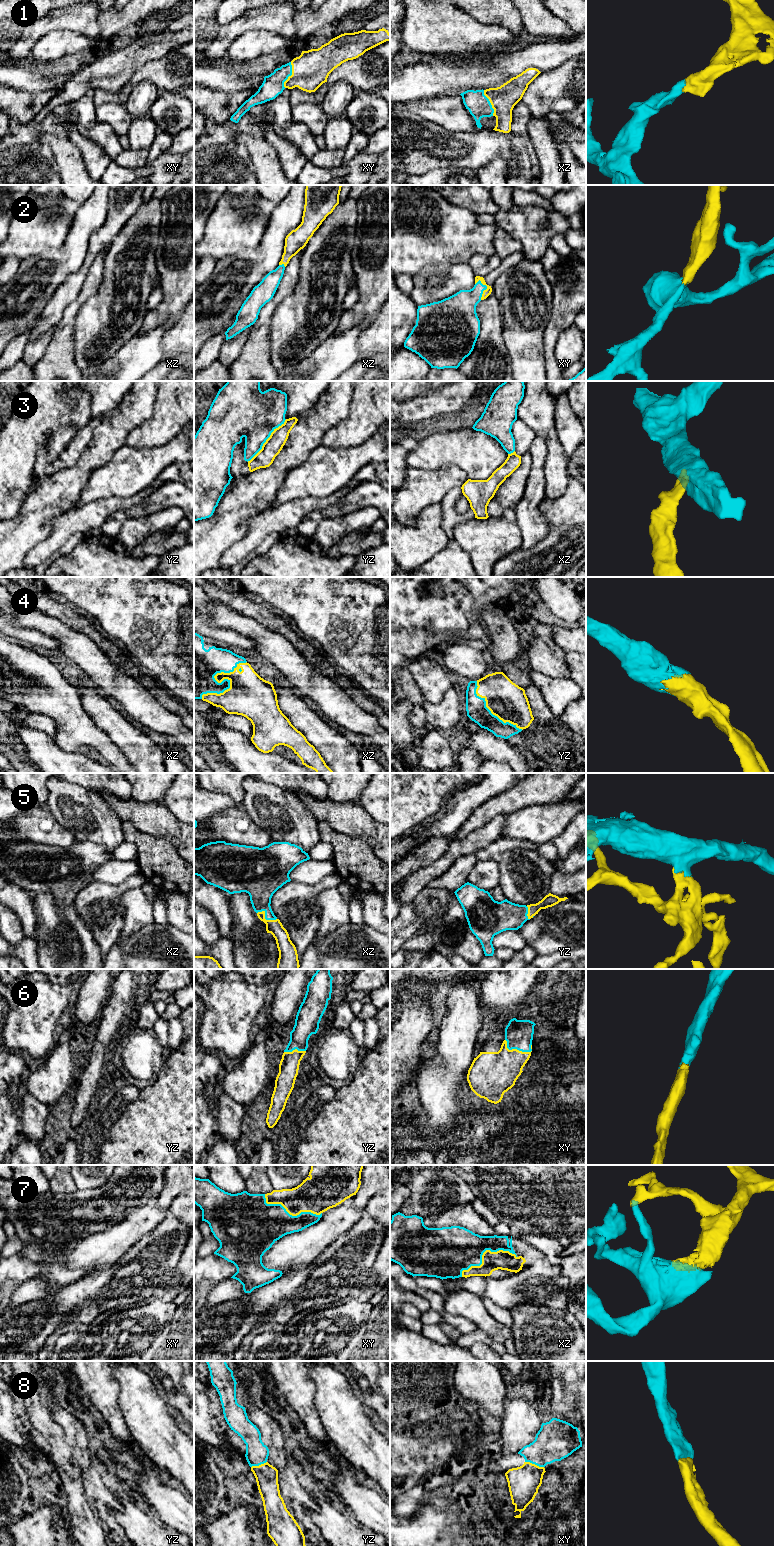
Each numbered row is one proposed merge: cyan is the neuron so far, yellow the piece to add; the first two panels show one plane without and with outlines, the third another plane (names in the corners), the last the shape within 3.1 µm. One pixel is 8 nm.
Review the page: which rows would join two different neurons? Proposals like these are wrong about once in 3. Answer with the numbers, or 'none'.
3

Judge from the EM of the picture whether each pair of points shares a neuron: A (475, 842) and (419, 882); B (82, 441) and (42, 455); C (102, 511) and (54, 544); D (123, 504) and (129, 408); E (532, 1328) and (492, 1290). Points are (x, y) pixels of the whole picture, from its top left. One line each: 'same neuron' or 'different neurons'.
A: same neuron
B: same neuron
C: same neuron
D: different neurons
E: different neurons

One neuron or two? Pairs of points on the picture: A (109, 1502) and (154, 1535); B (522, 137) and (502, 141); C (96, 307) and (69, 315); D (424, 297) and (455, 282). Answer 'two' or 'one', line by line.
A: two
B: two
C: two
D: one

